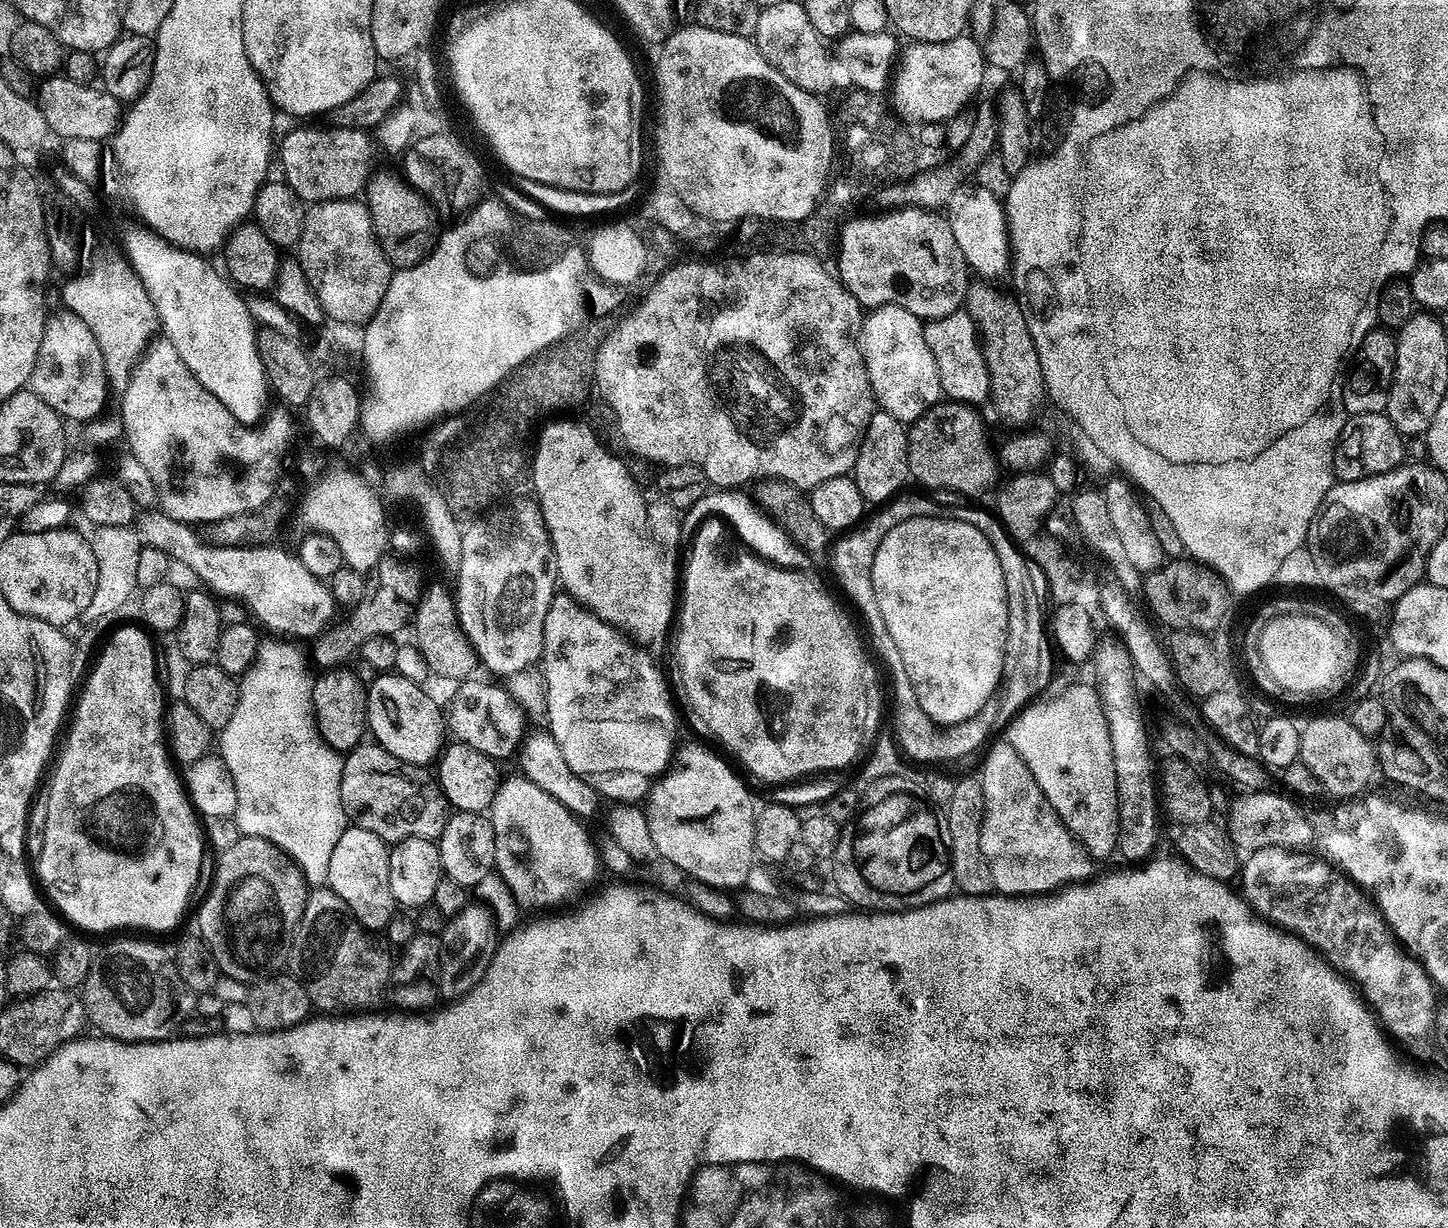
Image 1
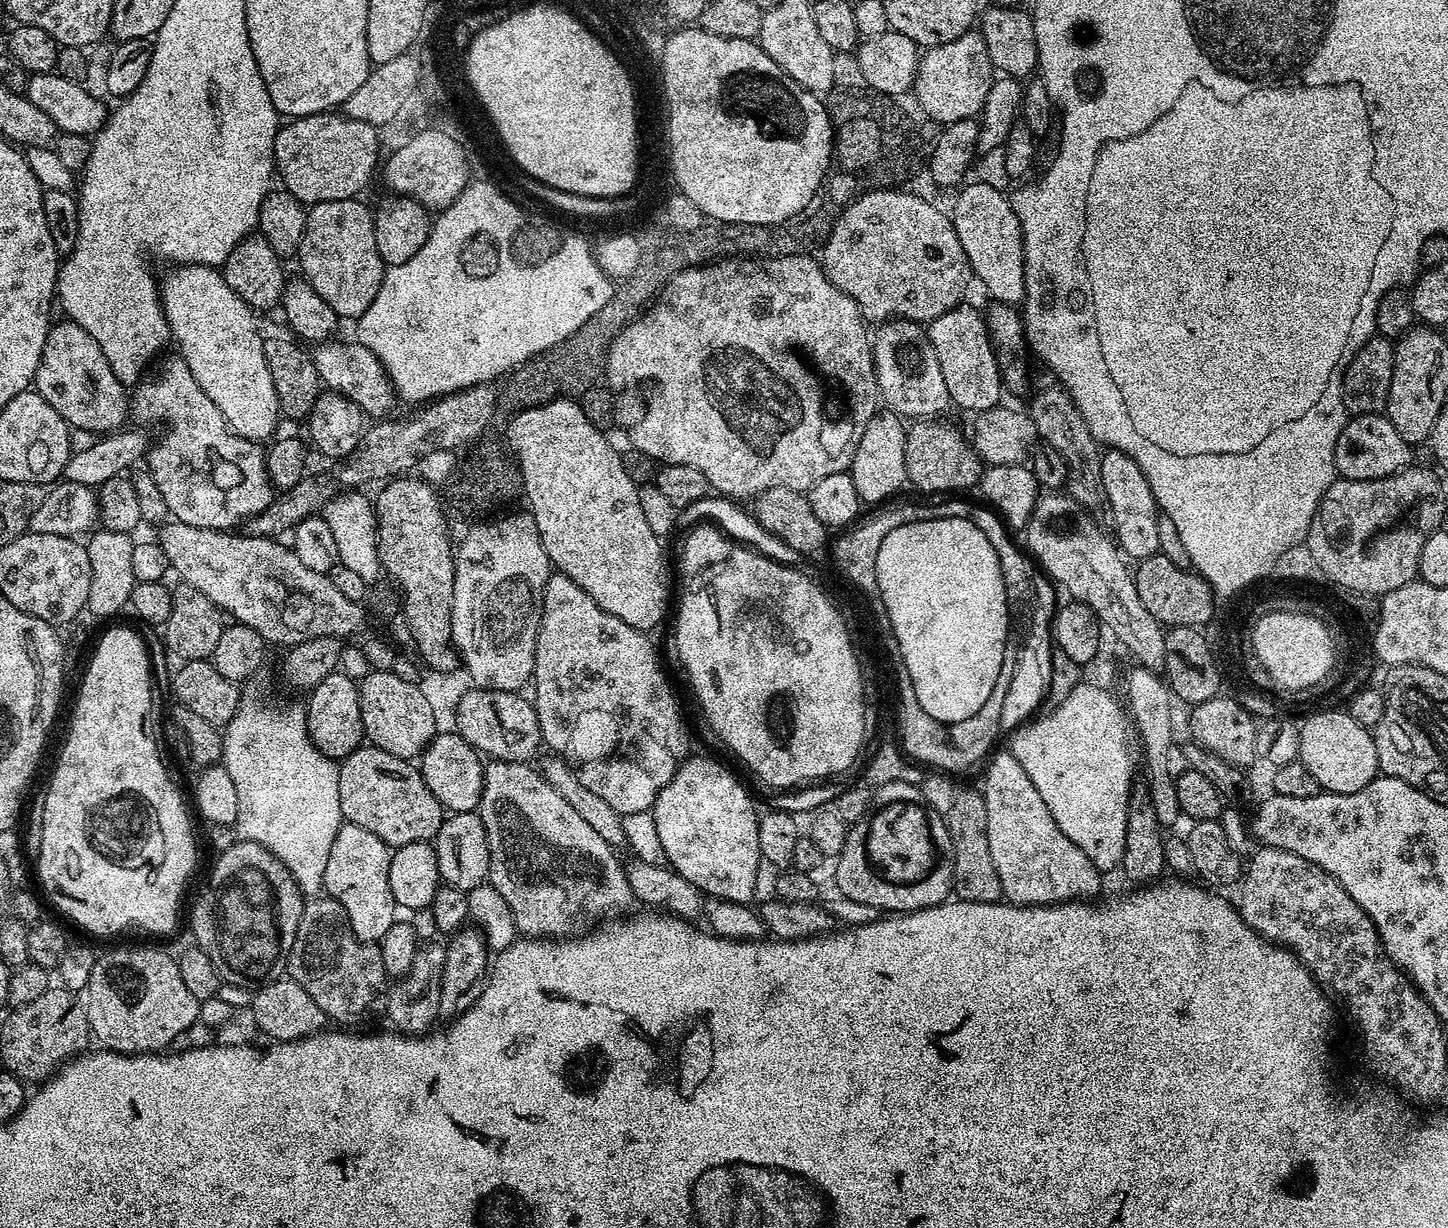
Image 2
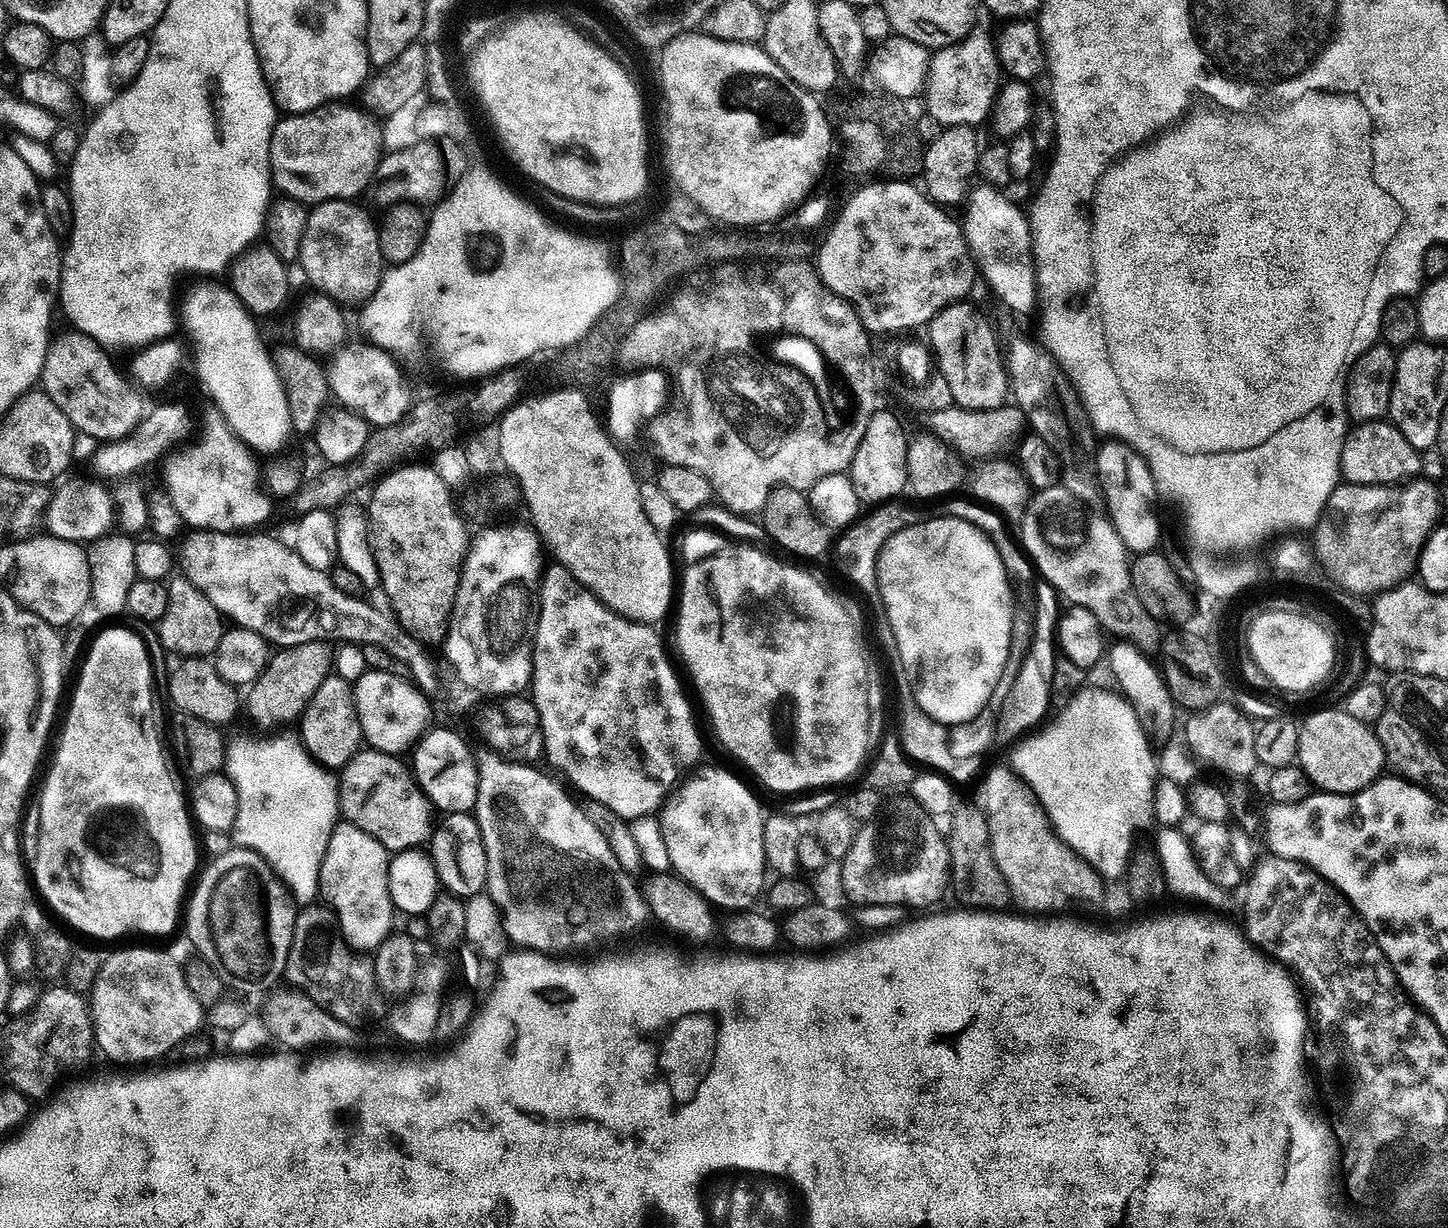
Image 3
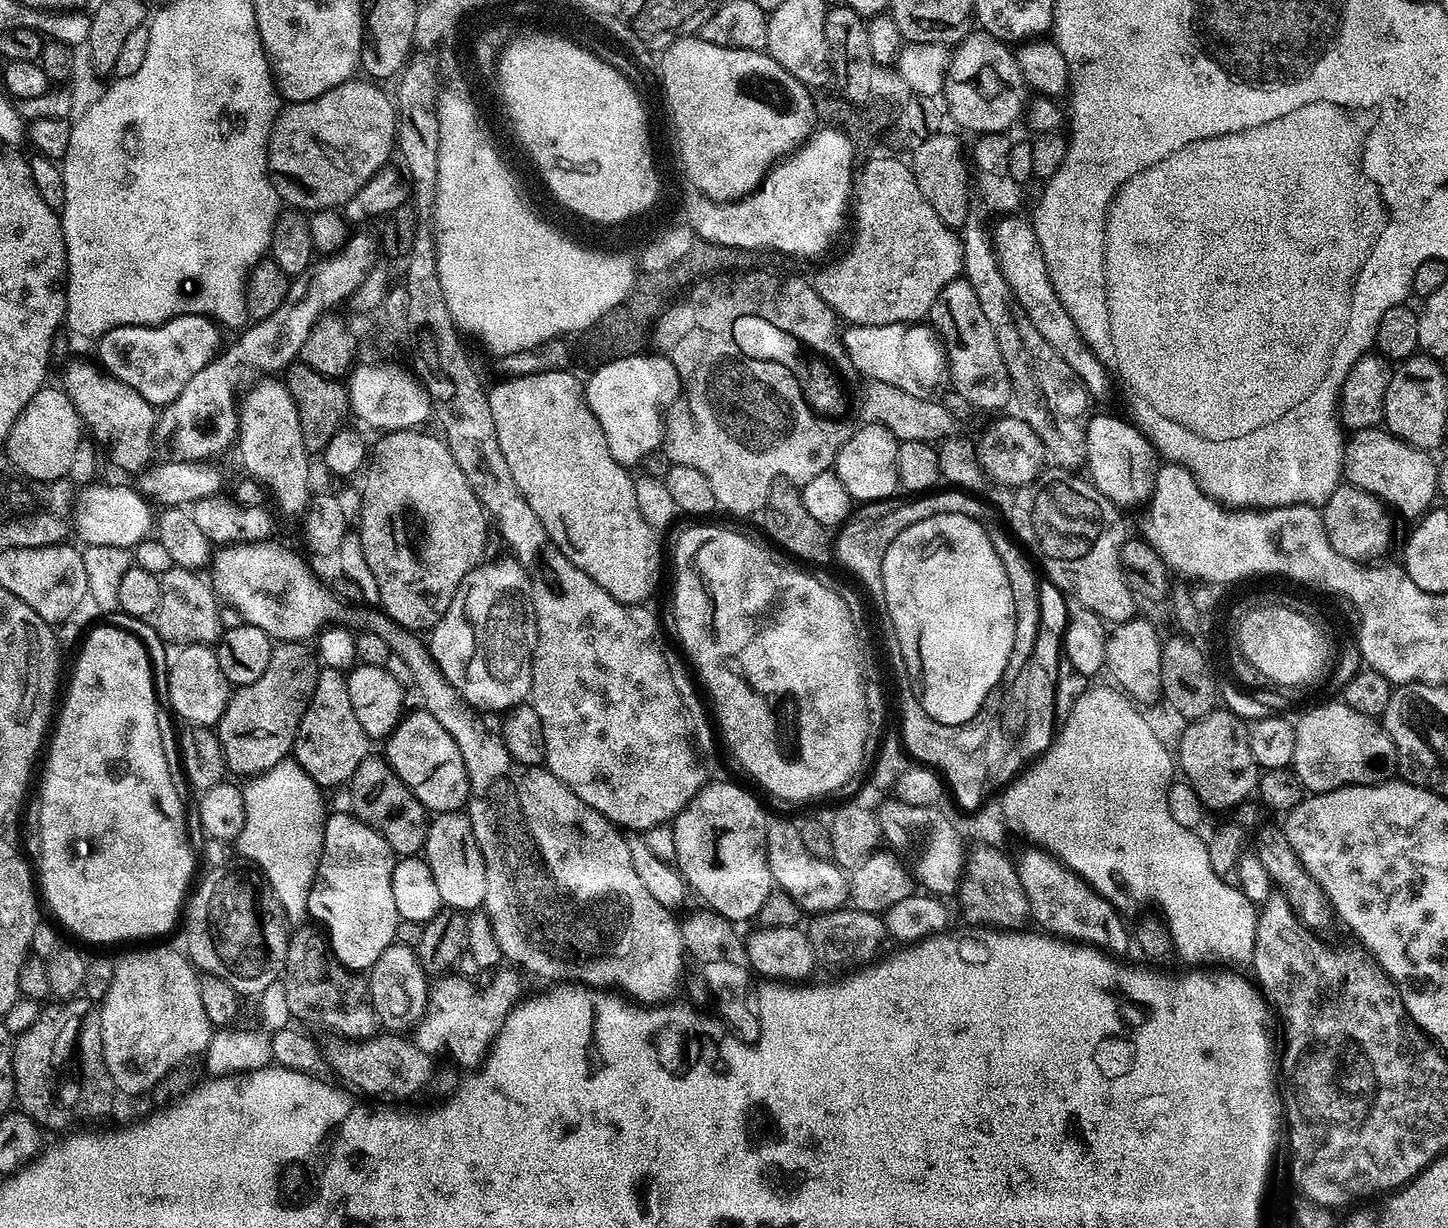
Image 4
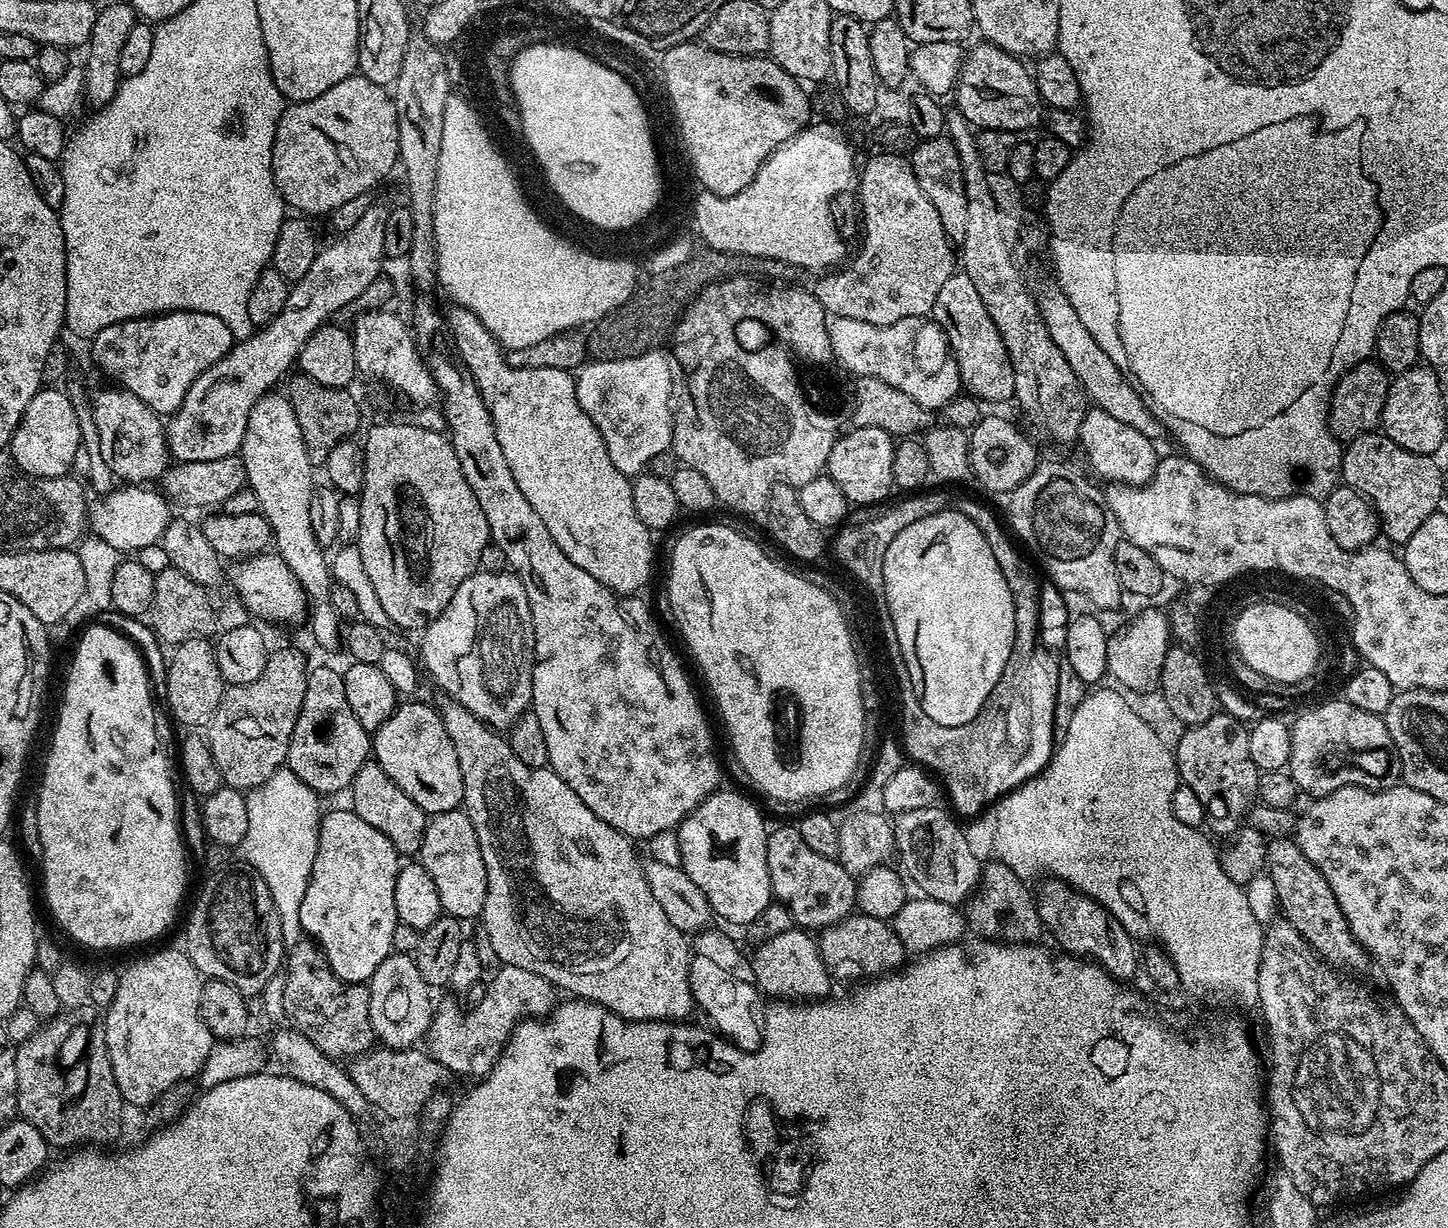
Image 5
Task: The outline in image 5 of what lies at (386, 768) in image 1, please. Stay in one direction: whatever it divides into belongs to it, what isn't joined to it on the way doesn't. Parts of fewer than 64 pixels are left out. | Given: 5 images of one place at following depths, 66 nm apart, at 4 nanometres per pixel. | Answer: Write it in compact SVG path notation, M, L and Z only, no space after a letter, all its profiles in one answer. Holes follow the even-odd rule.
M369 762L362 766L362 770L358 770L358 774L354 774L350 795L351 811L356 812L362 822L374 826L378 834L386 834L401 857L411 857L408 856L411 852L412 855L419 853L430 819L429 813L423 812L418 802L414 802L414 798L410 798L410 794L406 794L406 790L402 790L402 786L398 786L398 782L394 782L394 778L390 778L390 774L386 774L380 764Z

